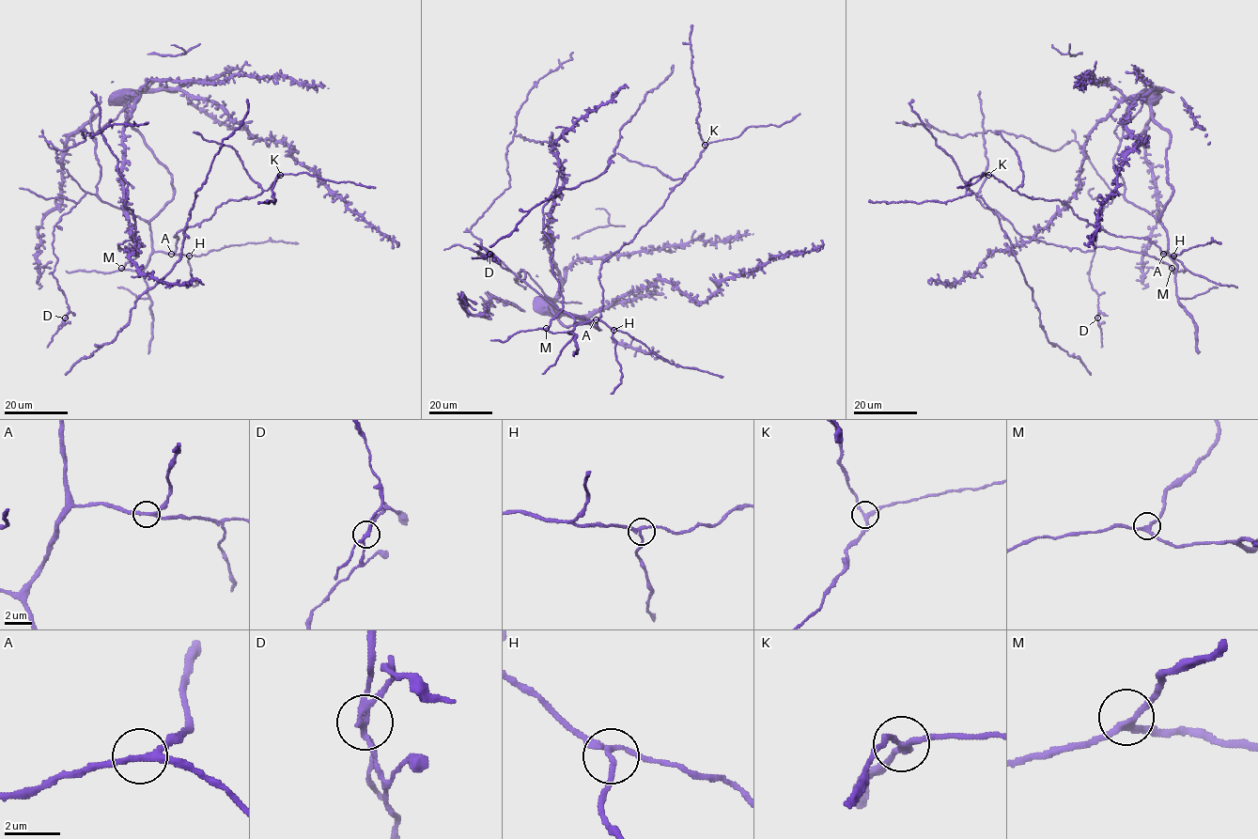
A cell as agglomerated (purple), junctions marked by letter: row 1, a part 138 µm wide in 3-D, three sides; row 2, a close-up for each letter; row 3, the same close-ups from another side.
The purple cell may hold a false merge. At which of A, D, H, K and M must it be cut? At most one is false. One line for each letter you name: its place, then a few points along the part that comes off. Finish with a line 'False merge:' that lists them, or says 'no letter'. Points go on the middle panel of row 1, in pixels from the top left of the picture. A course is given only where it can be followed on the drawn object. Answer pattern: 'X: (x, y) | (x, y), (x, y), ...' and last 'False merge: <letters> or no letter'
D: (489, 254) | (489, 254), (472, 257)
False merge: D

